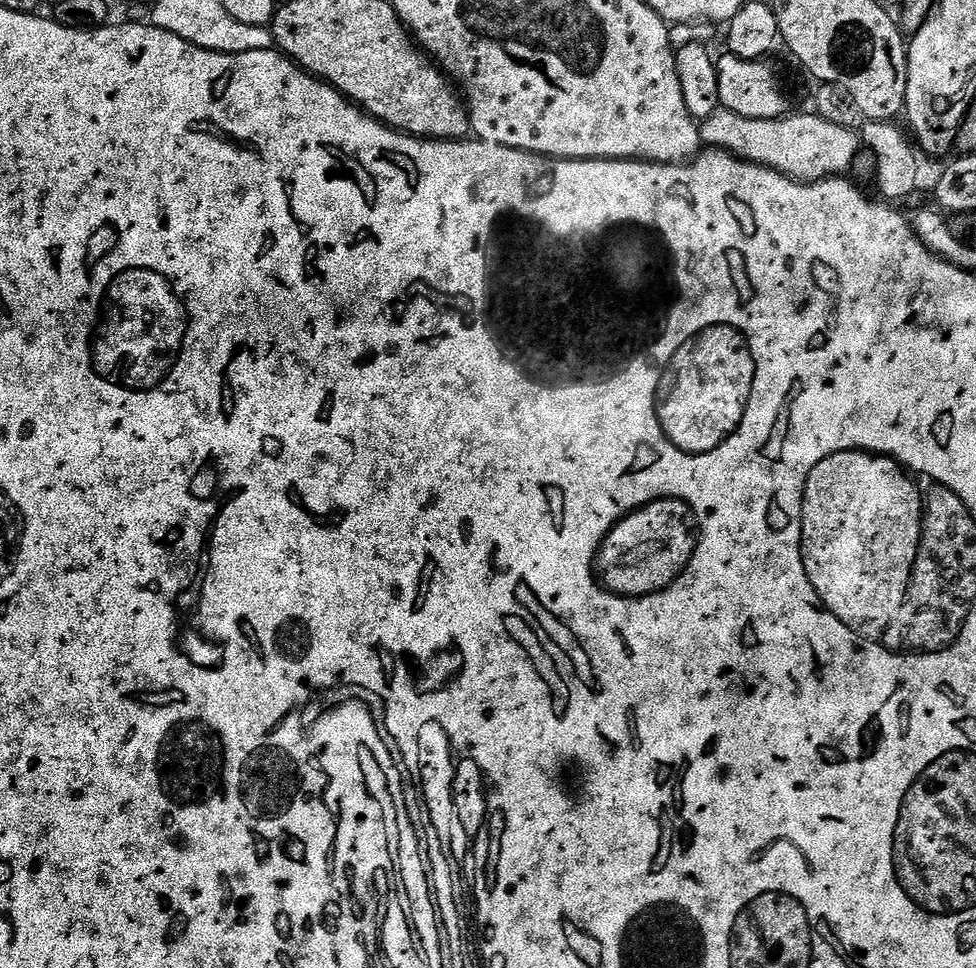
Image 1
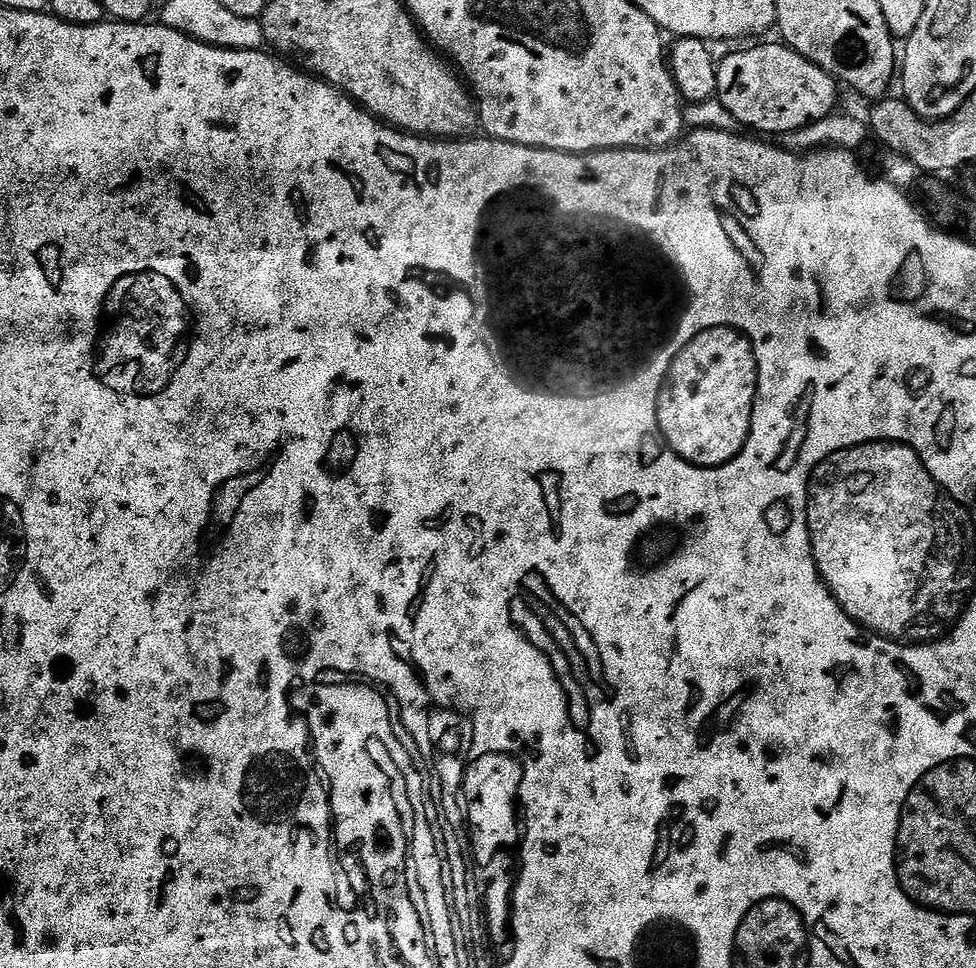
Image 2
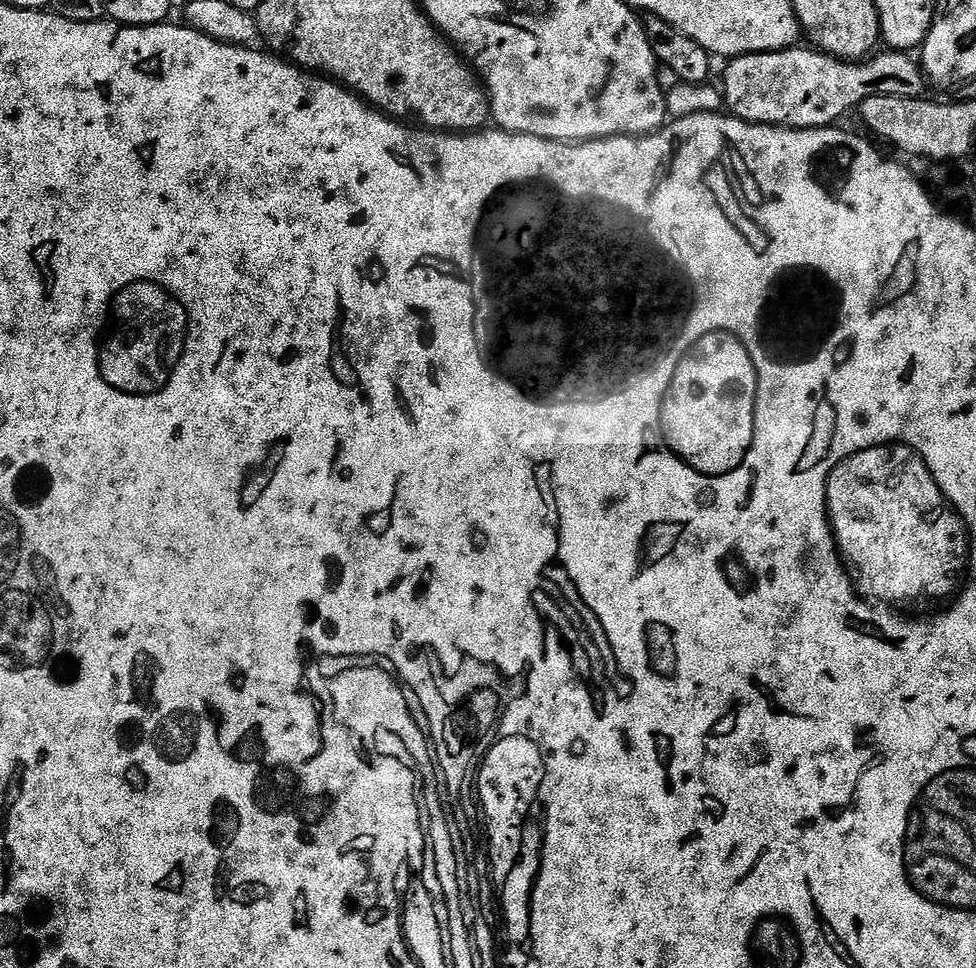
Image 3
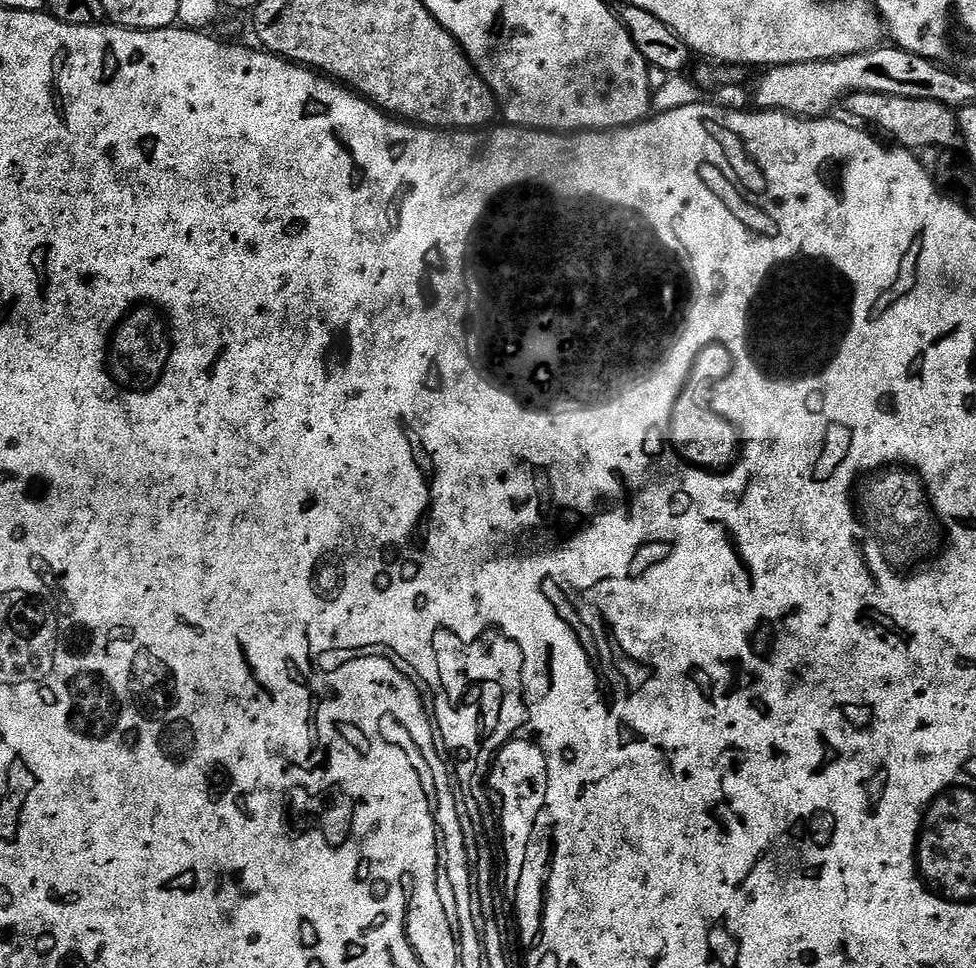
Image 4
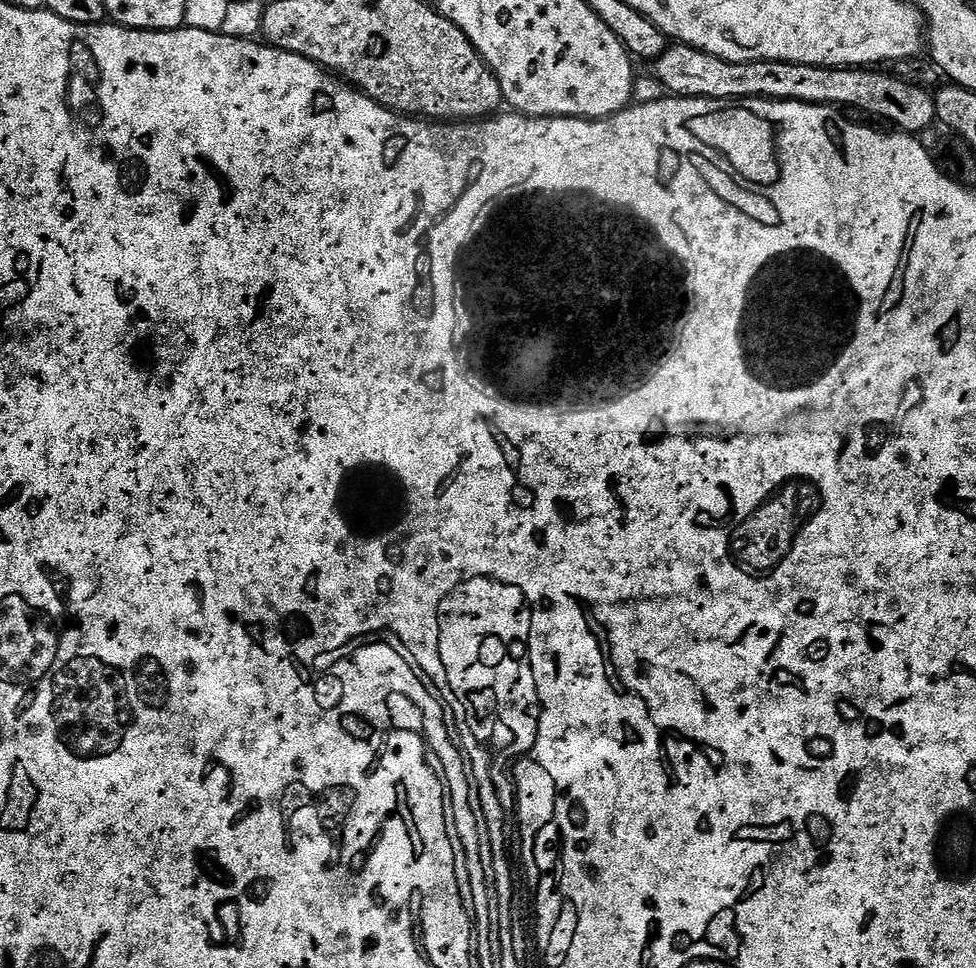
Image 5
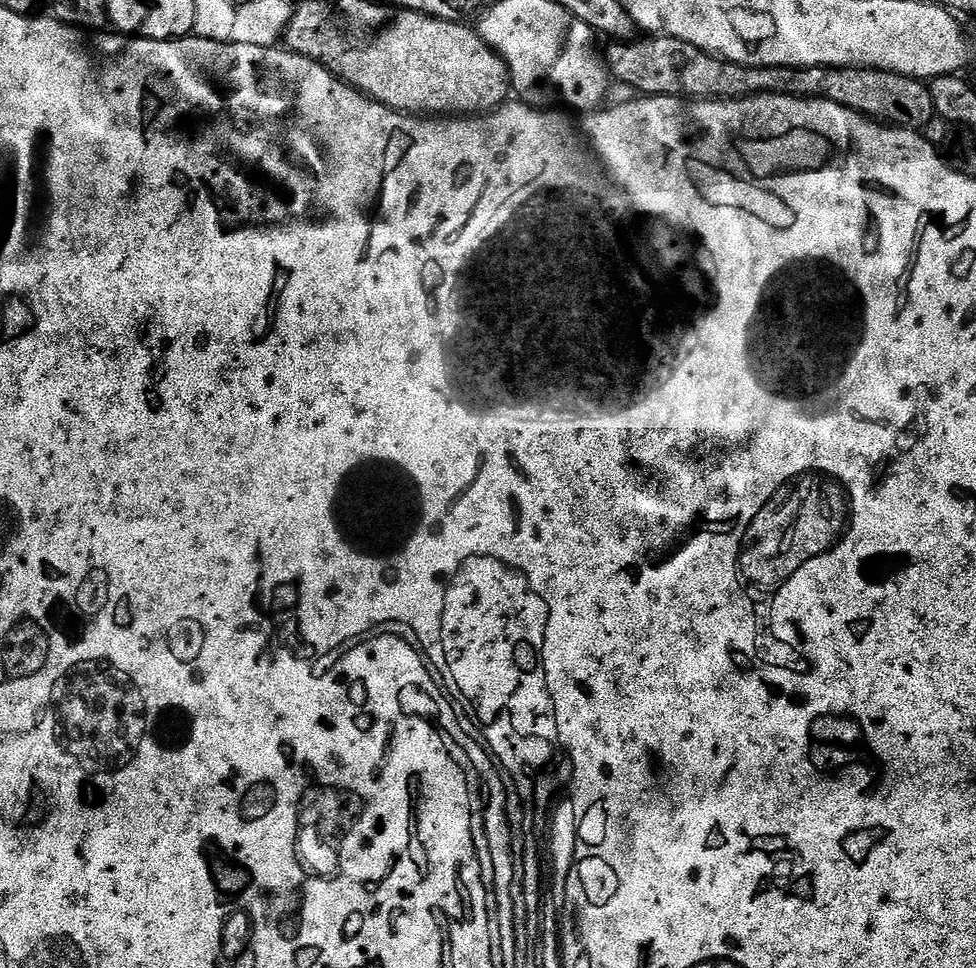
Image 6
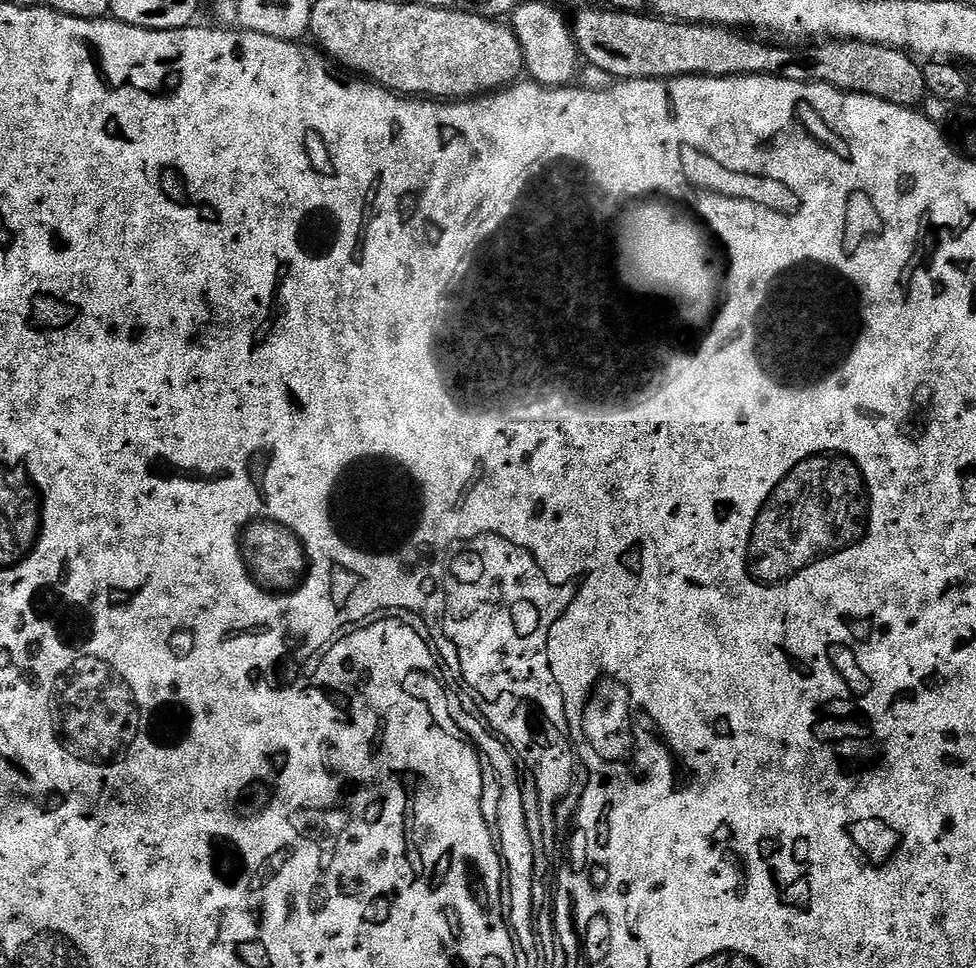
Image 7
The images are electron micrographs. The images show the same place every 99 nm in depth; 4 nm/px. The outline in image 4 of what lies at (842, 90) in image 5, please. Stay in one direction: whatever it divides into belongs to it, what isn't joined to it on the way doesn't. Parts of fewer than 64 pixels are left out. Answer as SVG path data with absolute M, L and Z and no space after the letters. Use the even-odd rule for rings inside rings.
M852 92L846 97L848 112L857 121L865 125L877 124L884 132L893 136L897 145L908 150L916 148L943 149L952 139L958 136L958 116L951 108L938 102L919 100L918 98L902 98L894 94L874 94L873 92Z

